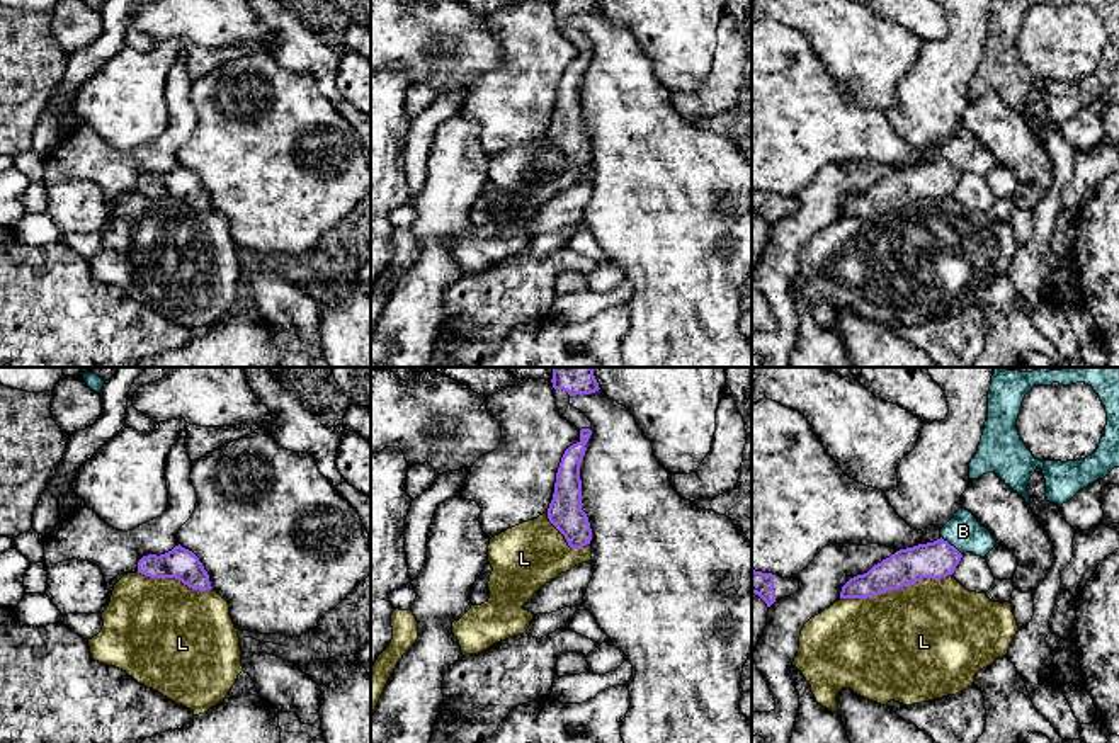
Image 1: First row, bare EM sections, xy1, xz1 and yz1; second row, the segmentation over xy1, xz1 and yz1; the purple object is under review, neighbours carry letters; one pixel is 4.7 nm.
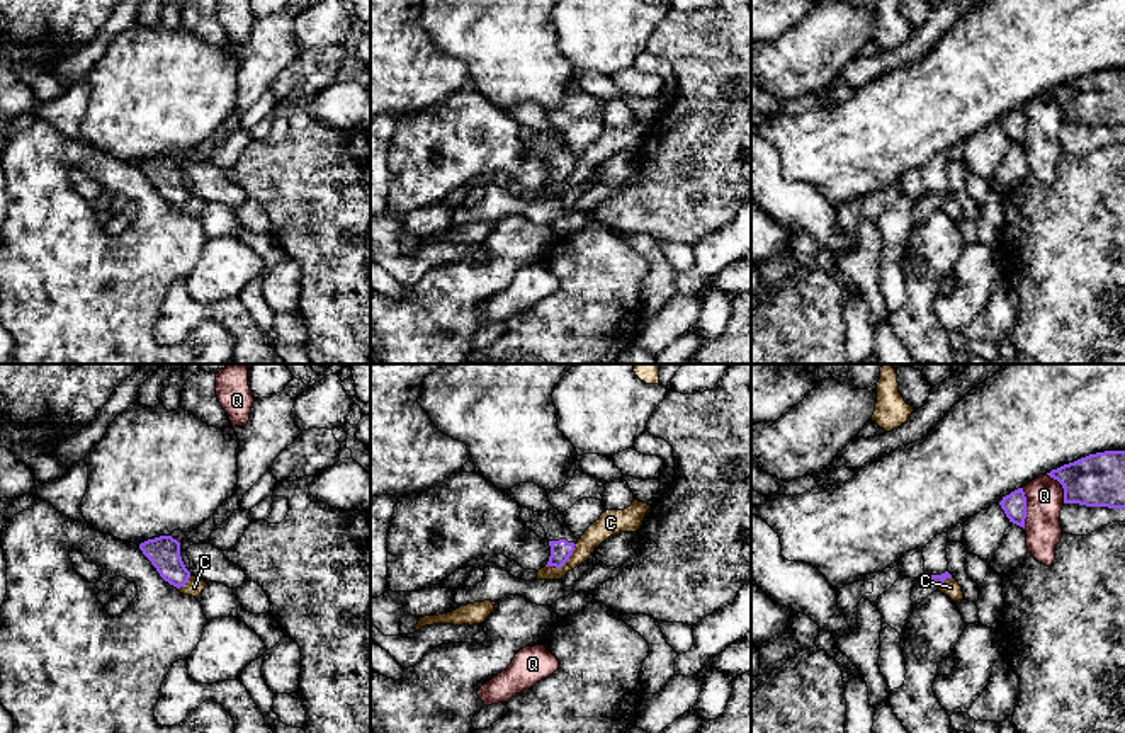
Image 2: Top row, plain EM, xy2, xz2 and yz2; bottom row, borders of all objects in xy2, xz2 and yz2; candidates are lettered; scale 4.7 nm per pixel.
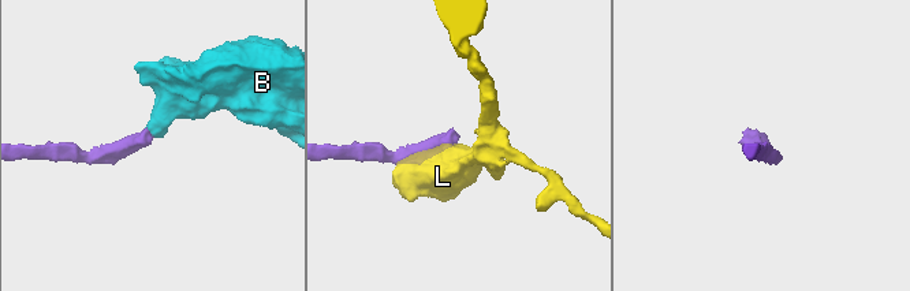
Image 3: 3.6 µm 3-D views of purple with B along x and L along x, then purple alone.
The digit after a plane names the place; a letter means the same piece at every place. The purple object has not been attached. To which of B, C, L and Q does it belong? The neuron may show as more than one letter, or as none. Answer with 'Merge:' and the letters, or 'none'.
Merge: B

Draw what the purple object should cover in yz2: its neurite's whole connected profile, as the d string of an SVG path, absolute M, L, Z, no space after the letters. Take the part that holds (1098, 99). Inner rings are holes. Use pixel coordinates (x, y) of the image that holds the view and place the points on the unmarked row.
M1125 70L1089 73L1047 92L1064 107L1064 122L1125 128Z

